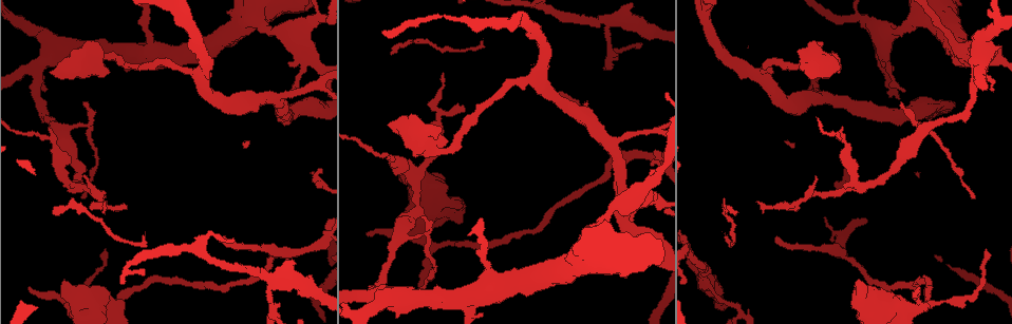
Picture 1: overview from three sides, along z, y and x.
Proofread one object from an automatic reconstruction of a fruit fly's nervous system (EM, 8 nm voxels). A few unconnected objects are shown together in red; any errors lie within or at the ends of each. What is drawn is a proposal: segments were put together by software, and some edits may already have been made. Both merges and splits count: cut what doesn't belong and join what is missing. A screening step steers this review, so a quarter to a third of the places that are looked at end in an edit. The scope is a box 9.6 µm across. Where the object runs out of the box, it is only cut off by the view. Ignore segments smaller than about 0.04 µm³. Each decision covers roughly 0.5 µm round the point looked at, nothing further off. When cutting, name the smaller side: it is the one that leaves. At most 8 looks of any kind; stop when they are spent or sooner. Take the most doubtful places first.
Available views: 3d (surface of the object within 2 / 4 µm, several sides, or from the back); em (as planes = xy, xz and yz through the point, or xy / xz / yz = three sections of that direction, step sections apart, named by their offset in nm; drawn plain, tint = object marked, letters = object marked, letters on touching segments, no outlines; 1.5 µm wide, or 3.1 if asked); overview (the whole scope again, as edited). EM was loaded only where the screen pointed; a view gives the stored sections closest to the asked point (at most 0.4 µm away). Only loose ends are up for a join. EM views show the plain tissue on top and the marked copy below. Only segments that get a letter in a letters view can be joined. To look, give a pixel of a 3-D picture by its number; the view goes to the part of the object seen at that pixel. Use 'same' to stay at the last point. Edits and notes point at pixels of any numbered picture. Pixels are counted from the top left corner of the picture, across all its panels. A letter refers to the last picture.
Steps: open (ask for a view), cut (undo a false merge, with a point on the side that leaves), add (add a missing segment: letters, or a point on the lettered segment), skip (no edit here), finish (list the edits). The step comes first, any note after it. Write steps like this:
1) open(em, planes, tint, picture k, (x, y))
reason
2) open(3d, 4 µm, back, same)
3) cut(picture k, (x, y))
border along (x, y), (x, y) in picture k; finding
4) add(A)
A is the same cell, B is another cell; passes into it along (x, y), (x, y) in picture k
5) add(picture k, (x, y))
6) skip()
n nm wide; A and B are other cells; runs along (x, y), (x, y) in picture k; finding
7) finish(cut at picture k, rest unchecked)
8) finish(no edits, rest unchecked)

open(3d, 4 µm, picture 1, (93, 63))
sudden change in width

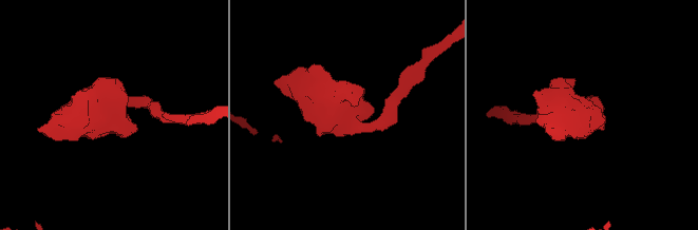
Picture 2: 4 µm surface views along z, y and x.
open(em, planes, letters, picture 2, (108, 116))

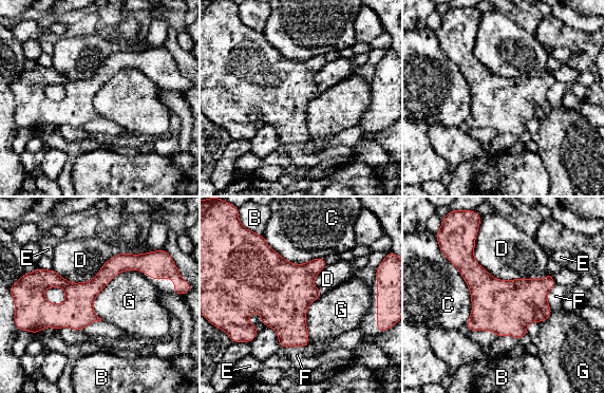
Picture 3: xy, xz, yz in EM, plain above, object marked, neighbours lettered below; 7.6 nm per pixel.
skip()
B, C, D, E, F and G are other cells; border along (477, 230), (490, 275), (548, 274) in picture 3; continuous, no second neuron

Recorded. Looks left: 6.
open(em, planes, tint, picture 1, (274, 280))
thin arm on a thick one

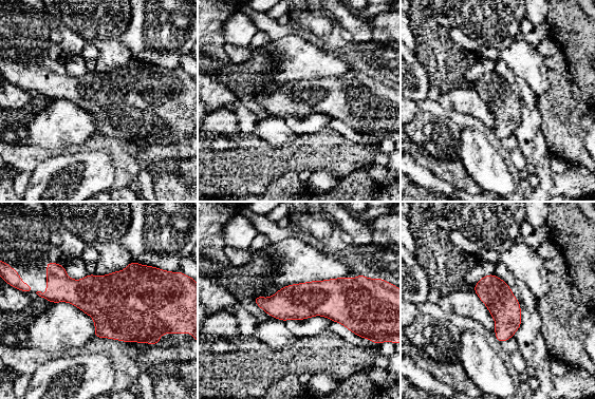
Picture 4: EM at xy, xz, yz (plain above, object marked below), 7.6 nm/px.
open(em, planes, letters, same)

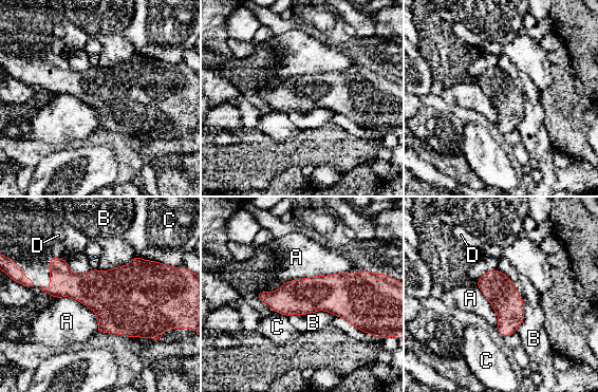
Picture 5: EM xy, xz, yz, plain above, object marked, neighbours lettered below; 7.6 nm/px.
skip()
A, B, C and D are other cells; border along (347, 271), (294, 278), (262, 291) in picture 5; continuous, no second neuron

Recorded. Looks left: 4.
open(em, xy, step 4, tint, picture 1, (842, 252))
three arms meet

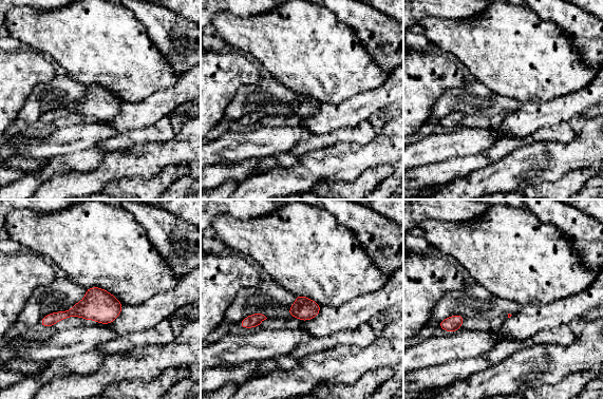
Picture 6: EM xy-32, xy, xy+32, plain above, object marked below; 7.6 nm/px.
open(em, planes, tint, same)
cut it another way

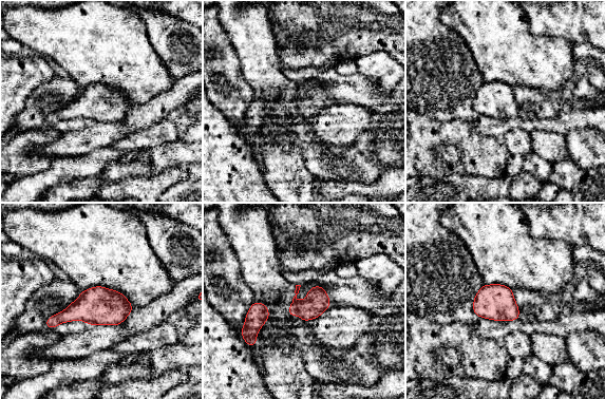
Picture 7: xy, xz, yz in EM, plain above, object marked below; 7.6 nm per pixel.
open(em, planes, letters, same)

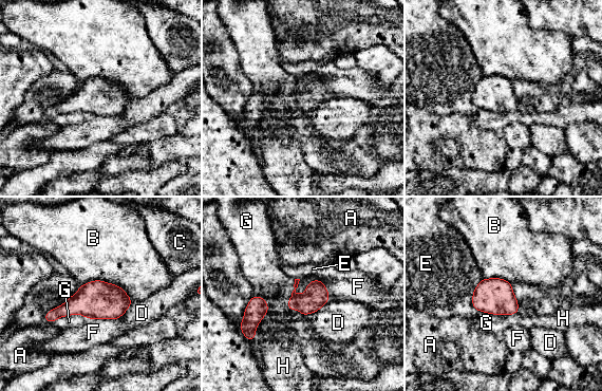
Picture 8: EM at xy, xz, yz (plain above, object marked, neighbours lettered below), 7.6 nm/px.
skip()
A, B, C, D, E, F, G and H are other cells; border along (81, 283), (114, 283), (133, 301) in picture 8; all the same neuron

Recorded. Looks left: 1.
finish(no edits, rest unchecked)

